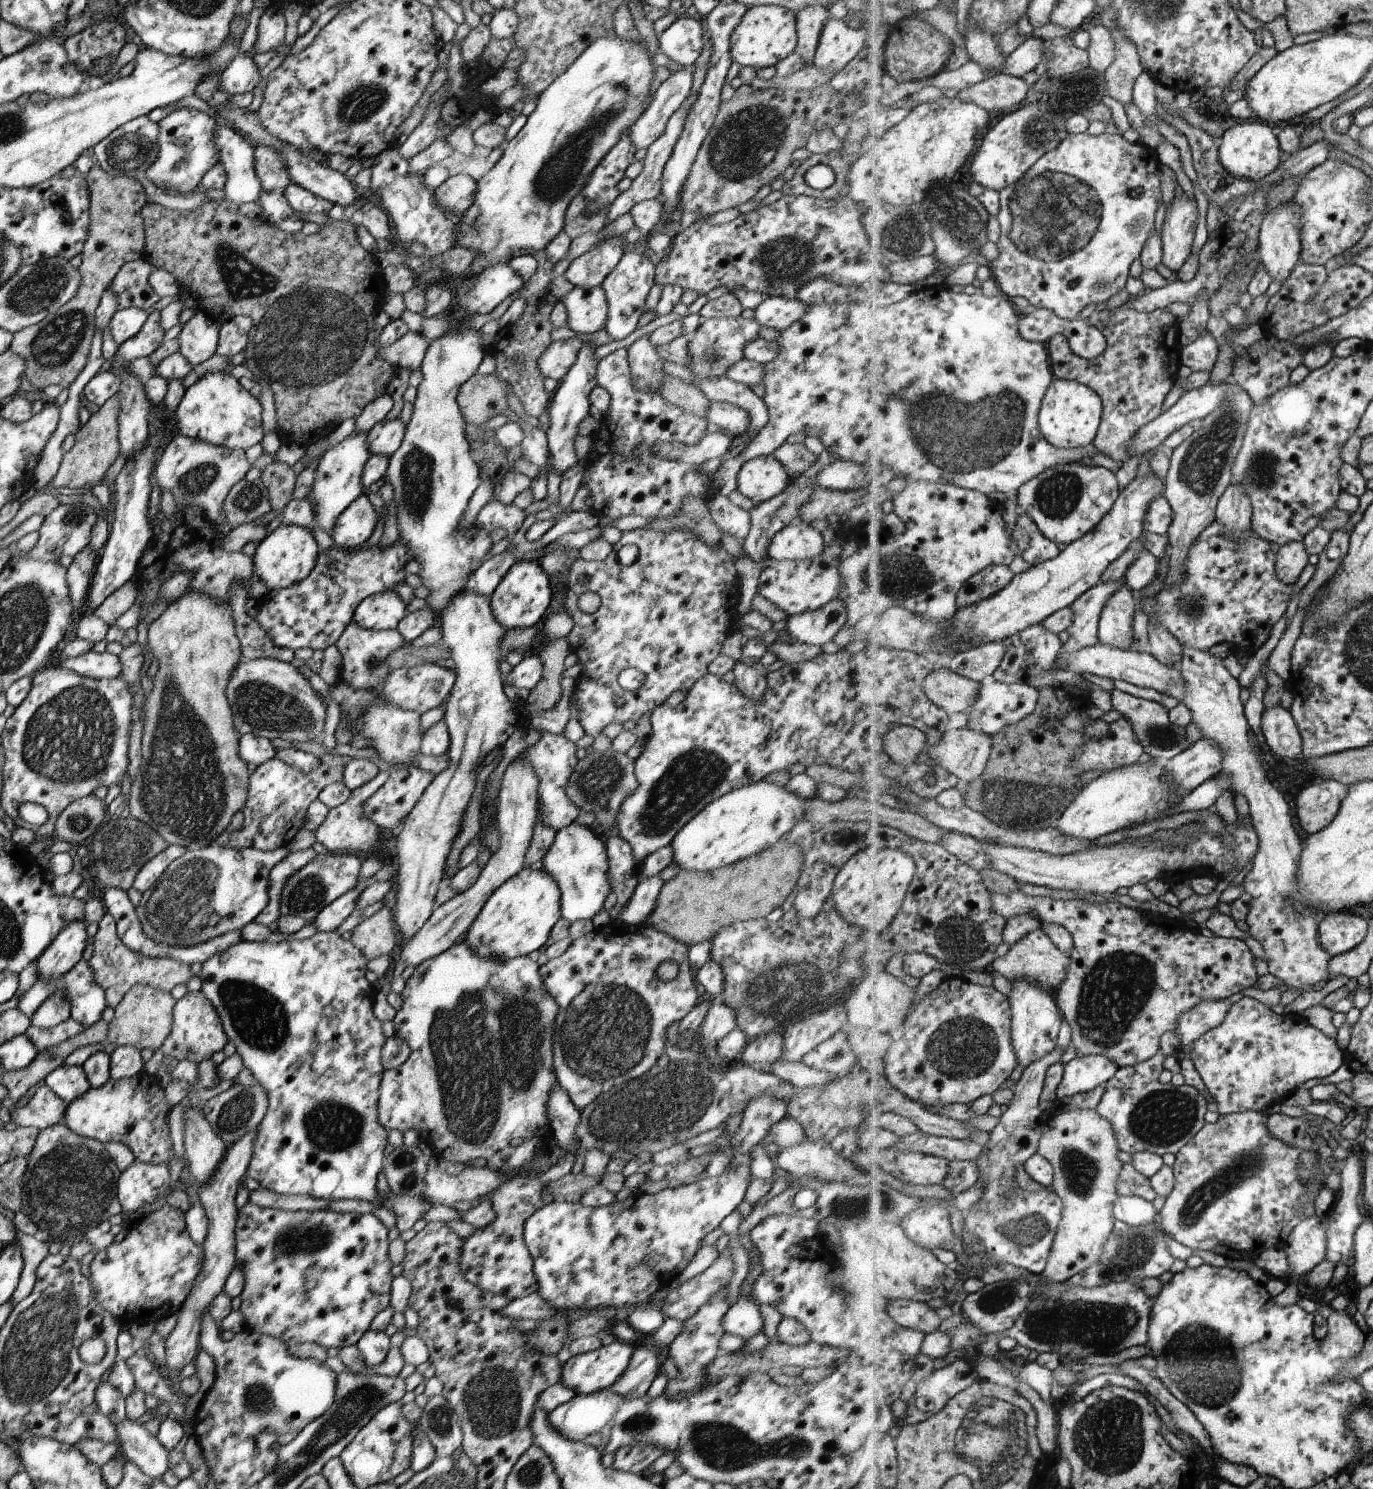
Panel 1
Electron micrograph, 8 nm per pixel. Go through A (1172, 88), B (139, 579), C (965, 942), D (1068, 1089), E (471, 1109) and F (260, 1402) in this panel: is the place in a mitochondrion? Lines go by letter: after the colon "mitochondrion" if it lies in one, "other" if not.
A: other
B: other
C: mitochondrion
D: other
E: mitochondrion
F: mitochondrion

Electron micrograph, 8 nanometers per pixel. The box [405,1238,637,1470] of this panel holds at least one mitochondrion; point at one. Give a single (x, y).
(491, 1399)

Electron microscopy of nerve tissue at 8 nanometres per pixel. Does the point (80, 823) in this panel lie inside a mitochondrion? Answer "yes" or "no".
yes

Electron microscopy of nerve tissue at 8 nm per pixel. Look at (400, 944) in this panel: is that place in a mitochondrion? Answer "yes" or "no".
no

